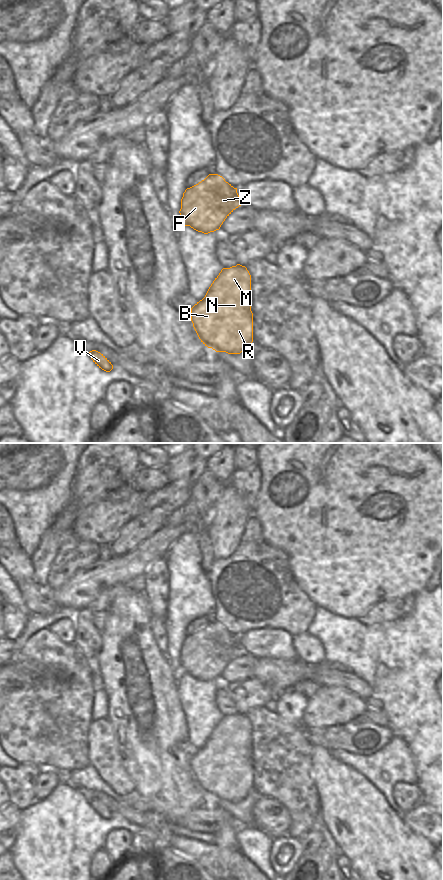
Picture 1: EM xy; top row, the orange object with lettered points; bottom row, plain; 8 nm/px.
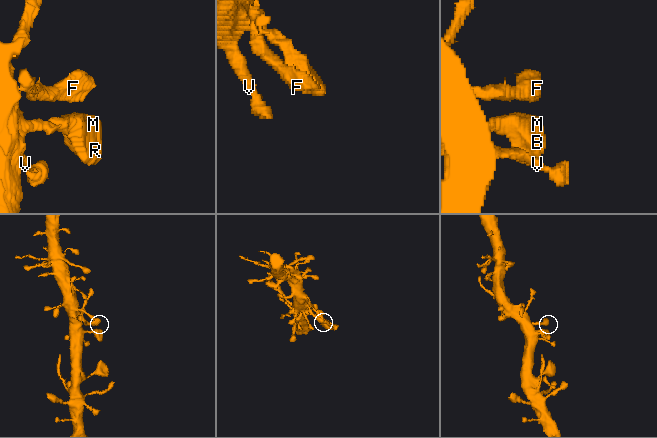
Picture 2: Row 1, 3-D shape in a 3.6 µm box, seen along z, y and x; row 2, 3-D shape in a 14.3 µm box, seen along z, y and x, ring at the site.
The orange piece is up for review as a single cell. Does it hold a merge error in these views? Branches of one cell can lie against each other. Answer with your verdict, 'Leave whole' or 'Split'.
Leave whole

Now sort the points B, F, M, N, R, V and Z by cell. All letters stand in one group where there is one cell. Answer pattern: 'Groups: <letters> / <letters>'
Groups: B F M N R V Z

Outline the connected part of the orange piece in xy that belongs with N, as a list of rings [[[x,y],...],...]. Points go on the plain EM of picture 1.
[[[237,712],[223,716],[205,745],[191,756],[191,769],[201,788],[216,800],[240,802],[253,790],[251,723]]]

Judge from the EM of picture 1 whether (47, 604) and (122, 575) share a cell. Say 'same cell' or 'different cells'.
different cells

